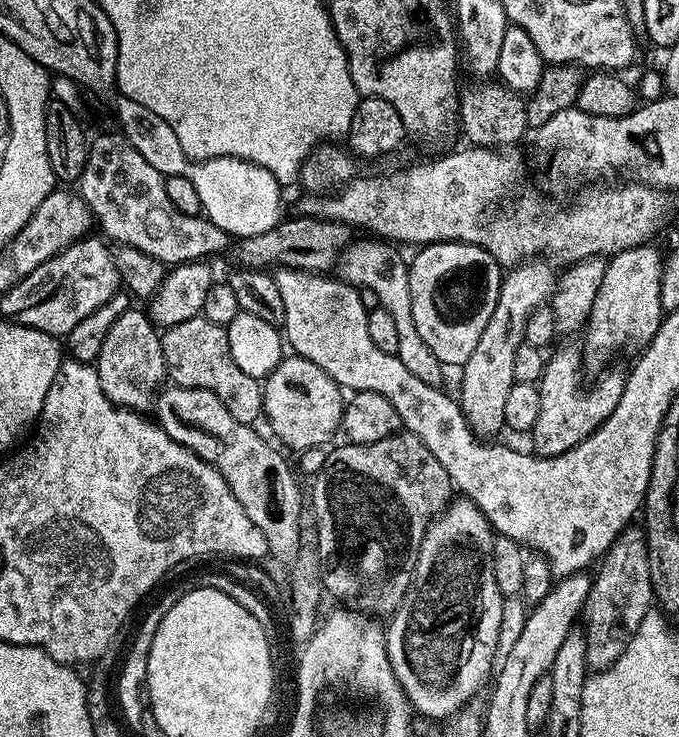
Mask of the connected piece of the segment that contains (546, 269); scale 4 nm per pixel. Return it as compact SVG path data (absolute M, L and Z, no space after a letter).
M540 258L529 259L515 265L509 271L512 273L501 279L500 297L494 306L494 314L490 314L490 322L486 330L482 330L482 338L478 338L474 354L470 354L468 361L462 365L461 372L464 373L460 376L458 403L466 422L481 438L496 438L499 432L505 431L506 397L510 394L510 386L516 383L514 357L518 355L518 346L524 343L528 316L556 291L557 273L552 273L551 266L543 262L548 263Z

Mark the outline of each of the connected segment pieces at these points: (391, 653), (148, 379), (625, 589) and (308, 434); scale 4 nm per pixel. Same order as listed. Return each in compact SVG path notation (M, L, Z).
M456 498L429 524L416 555L416 571L404 603L390 617L386 647L390 666L417 713L443 721L485 691L497 663L496 647L505 596L495 580L492 557L494 529L480 507L467 498Z
M129 306L126 314L110 326L110 334L106 334L106 342L102 342L94 367L106 398L110 398L117 408L131 408L133 412L144 414L147 408L149 411L155 405L168 375L160 338L161 333L152 323L151 316L147 311L140 309L139 312L136 306Z
M636 524L624 528L605 552L599 568L584 611L584 620L587 620L584 626L588 640L587 662L589 669L596 672L609 668L623 654L629 637L637 632L642 618L654 606L647 535L644 530Z
M295 354L283 357L281 363L262 384L264 390L263 415L268 416L272 432L285 449L293 448L299 454L308 447L331 445L336 432L341 431L344 419L345 397L339 384L334 383L314 362Z

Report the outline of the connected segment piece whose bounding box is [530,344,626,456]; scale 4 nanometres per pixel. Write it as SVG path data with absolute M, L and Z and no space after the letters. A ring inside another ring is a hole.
M564 344L553 356L547 357L544 372L540 375L538 387L540 389L540 403L538 409L538 422L534 422L530 433L531 447L535 455L557 456L574 446L578 446L610 414L614 414L614 406L618 406L618 398L622 398L622 390L626 379L625 373L605 371L601 380L593 382L589 388L584 388L584 380L580 377L580 364L582 368L582 352L579 347Z

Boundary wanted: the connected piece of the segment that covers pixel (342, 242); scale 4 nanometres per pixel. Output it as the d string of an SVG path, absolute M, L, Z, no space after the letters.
M293 215L293 220L284 218L280 224L266 233L255 234L254 237L246 237L239 241L236 250L236 264L245 268L258 268L261 270L272 270L277 266L281 268L298 268L302 272L315 272L317 274L327 273L337 267L340 254L353 243L354 232L347 224L340 224L336 220L323 220L317 216Z

